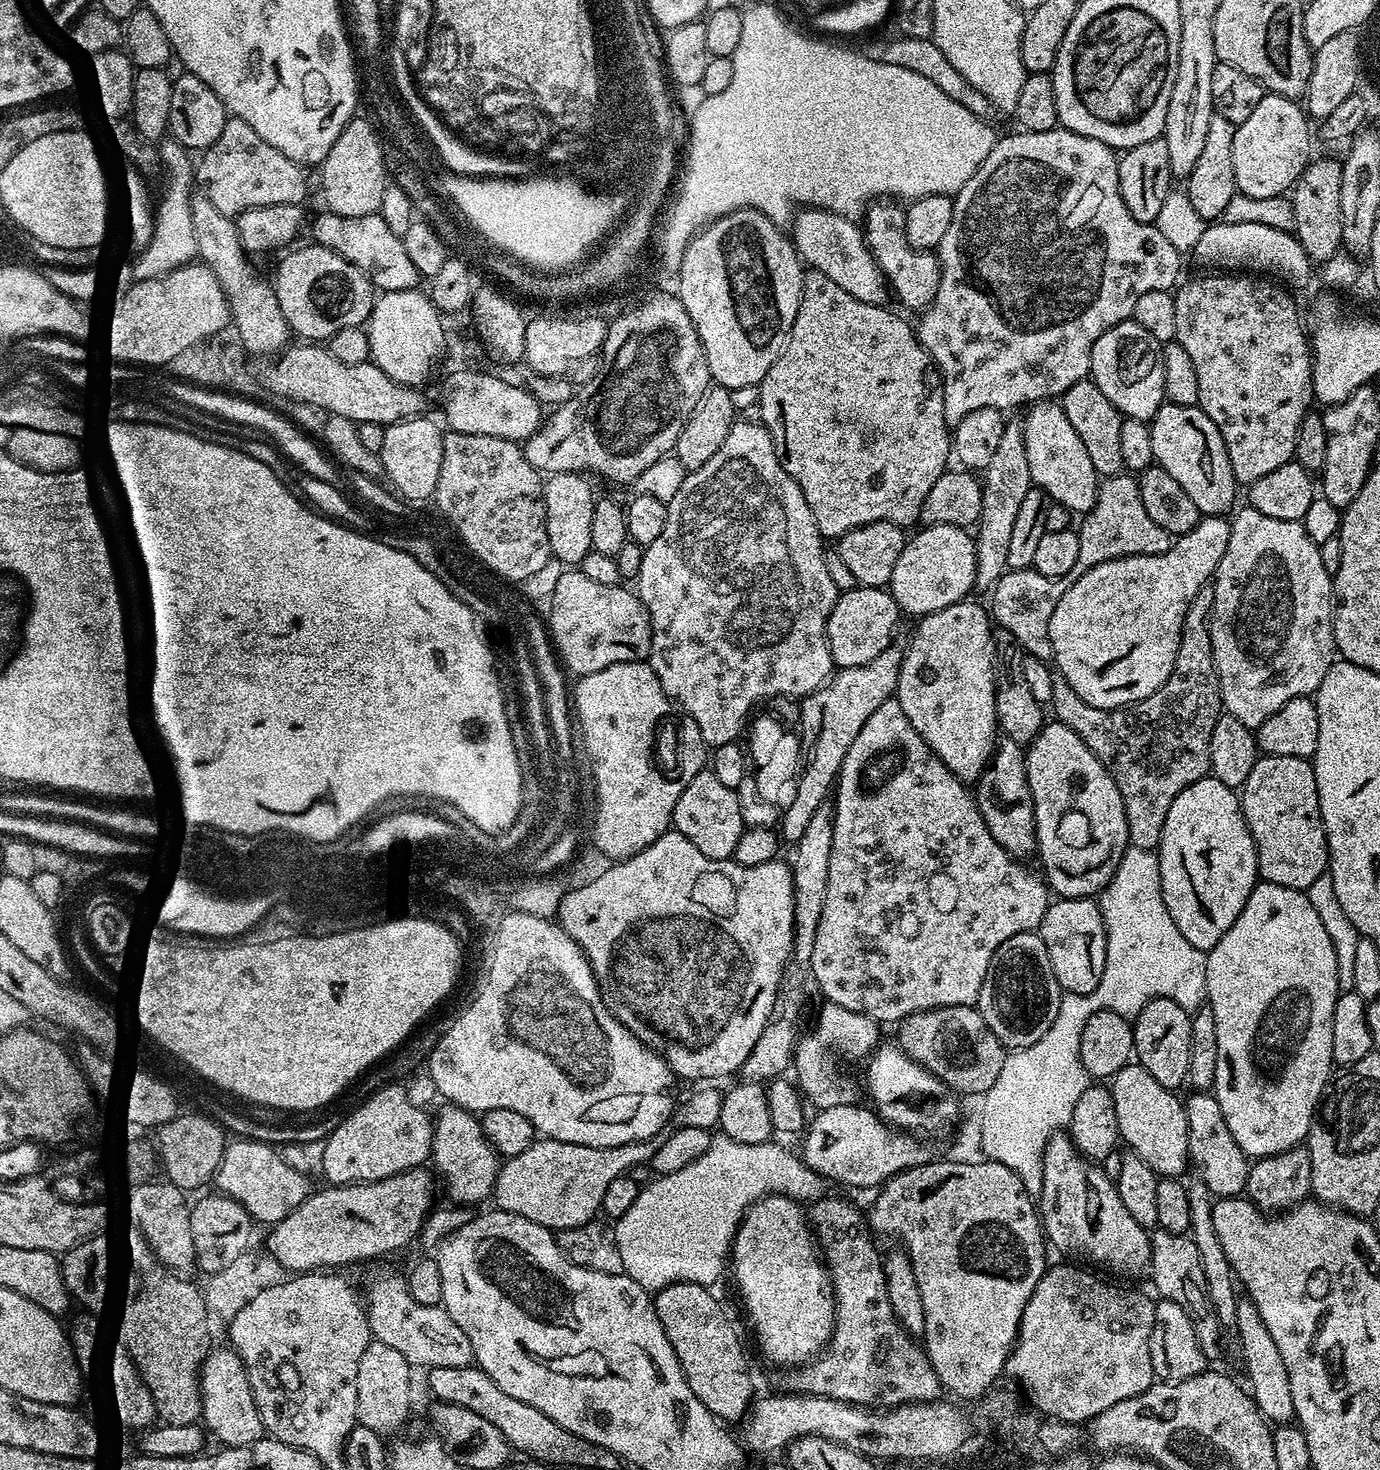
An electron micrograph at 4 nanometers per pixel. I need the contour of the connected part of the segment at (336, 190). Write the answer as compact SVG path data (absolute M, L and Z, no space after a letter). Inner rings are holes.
M353 118L344 127L342 134L333 142L322 164L327 211L337 212L339 216L346 218L377 215L381 211L383 198L390 187L390 181L388 181L390 160L386 155L385 141L371 119L370 121L360 119ZM384 152L386 157L384 157Z

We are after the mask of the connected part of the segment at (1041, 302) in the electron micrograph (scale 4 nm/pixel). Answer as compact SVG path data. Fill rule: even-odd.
M1059 126L1045 132L1016 130L1013 136L1001 135L990 154L986 154L986 162L978 166L970 182L966 182L966 186L962 186L962 190L956 193L952 205L954 218L950 218L950 227L946 234L942 234L938 249L940 281L936 297L921 315L925 316L921 318L920 324L918 323L920 345L927 350L931 363L940 367L938 375L944 386L944 413L950 426L962 422L962 418L966 418L966 414L974 410L1009 410L1008 408L1016 408L1019 404L1031 406L1063 396L1066 390L1070 390L1070 386L1074 386L1074 382L1089 379L1092 371L1090 354L1094 342L1098 342L1101 334L1115 324L1129 319L1134 310L1134 302L1138 302L1142 294L1150 294L1150 290L1167 292L1175 289L1181 279L1182 253L1170 246L1170 242L1162 234L1162 230L1156 228L1155 223L1135 220L1130 210L1126 210L1118 186L1117 153L1110 146L1098 142L1098 138L1086 138Z

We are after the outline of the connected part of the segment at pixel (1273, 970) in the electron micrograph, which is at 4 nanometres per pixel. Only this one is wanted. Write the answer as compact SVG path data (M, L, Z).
M1267 882L1257 883L1256 889L1246 898L1246 906L1242 906L1242 914L1218 938L1218 942L1206 954L1206 997L1207 1007L1214 1014L1214 1026L1218 1029L1218 1064L1214 1066L1214 1082L1211 1091L1216 1097L1218 1106L1222 1108L1222 1118L1226 1118L1226 1126L1230 1126L1230 1134L1234 1136L1234 1142L1244 1151L1249 1158L1263 1158L1282 1154L1282 1150L1303 1145L1308 1139L1308 1132L1312 1129L1312 1122L1316 1119L1316 1113L1324 1099L1325 1091L1333 1079L1334 1065L1332 1051L1334 1050L1334 1006L1336 999L1340 997L1338 976L1338 959L1334 950L1334 943L1322 919L1318 916L1314 906L1311 905L1307 891L1298 888L1287 888Z

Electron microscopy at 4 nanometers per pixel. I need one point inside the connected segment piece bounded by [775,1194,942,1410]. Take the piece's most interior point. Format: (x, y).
(872, 1361)

